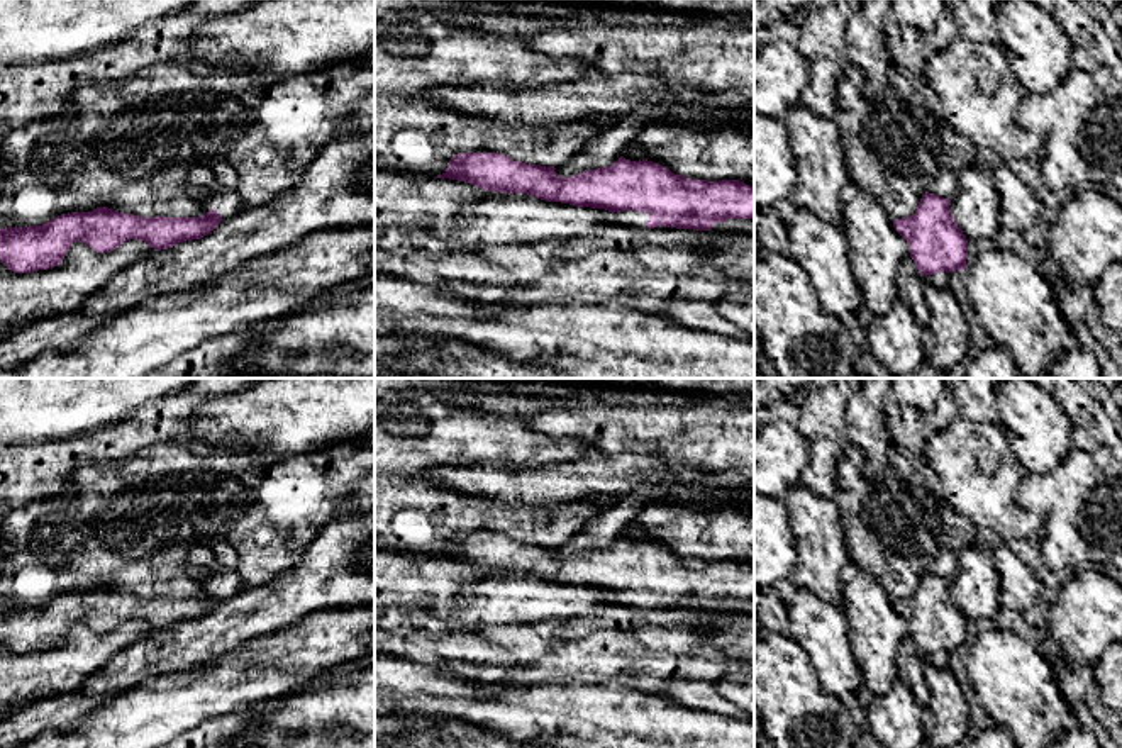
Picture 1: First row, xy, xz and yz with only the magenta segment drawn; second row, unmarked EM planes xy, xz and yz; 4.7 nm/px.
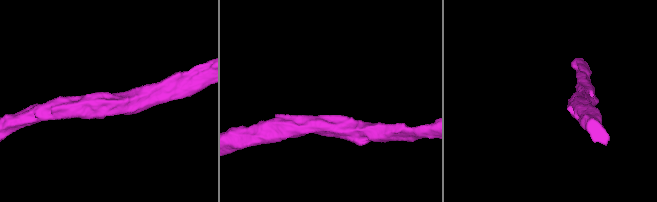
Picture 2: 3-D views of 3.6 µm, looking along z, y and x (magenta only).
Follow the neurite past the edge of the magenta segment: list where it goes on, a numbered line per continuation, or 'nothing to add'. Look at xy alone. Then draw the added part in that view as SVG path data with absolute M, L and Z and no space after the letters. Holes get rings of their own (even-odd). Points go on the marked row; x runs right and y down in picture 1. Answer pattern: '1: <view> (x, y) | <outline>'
nothing to add

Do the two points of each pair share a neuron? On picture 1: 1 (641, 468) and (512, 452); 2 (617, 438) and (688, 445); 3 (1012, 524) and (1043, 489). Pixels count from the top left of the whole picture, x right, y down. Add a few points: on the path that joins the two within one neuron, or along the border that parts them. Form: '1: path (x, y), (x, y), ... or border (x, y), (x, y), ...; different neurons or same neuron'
1: border (594, 452), (561, 463), (536, 467); different neurons
2: path (634, 435), (672, 435); same neuron
3: border (1016, 501), (1041, 519), (1041, 536); different neurons

